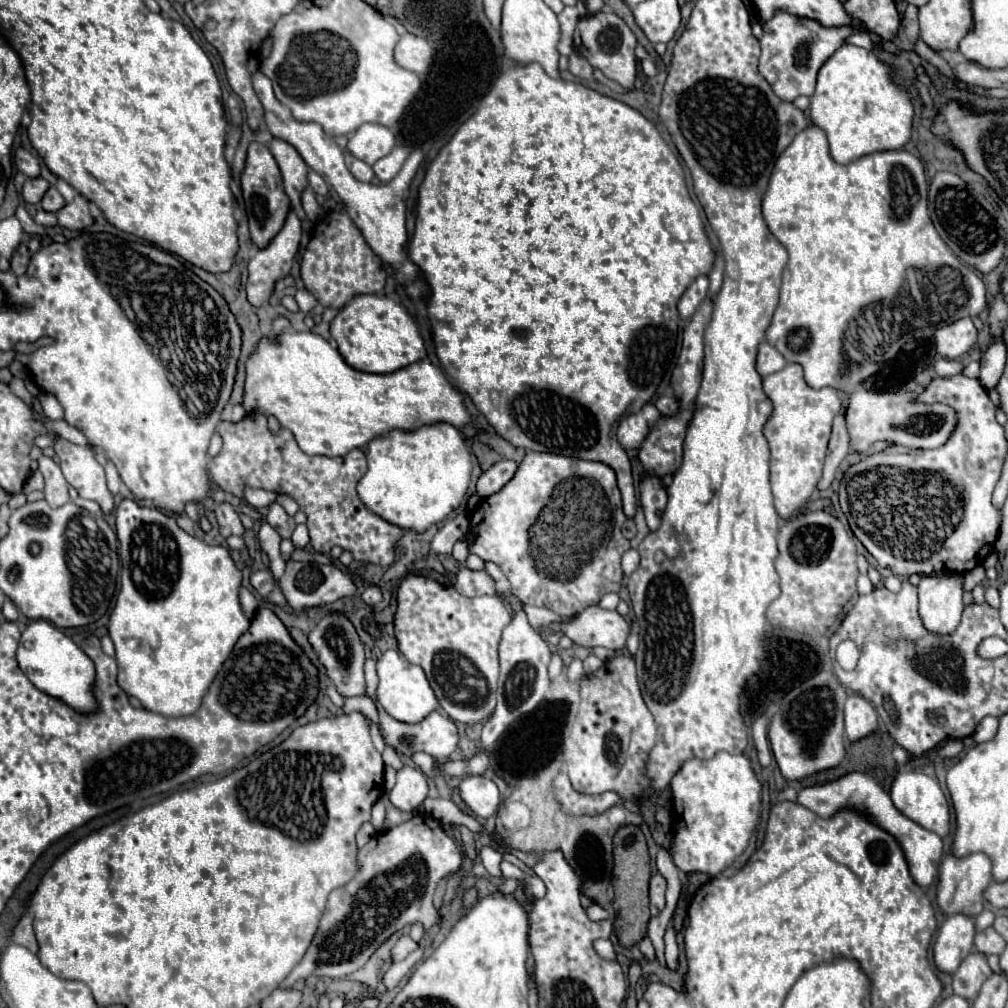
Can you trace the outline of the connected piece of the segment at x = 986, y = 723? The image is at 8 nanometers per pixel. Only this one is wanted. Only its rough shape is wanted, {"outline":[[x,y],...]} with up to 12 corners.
{"outline":[[985,717],[973,733],[975,743],[985,743],[997,733],[997,719]]}

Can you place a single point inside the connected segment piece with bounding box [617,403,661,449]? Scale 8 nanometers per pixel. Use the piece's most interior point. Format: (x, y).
(632, 429)

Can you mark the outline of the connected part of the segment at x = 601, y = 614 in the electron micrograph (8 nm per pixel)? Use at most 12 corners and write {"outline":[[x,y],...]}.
{"outline":[[597,605],[561,623],[583,647],[625,649],[629,623]]}

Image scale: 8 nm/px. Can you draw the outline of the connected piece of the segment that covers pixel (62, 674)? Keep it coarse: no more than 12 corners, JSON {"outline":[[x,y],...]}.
{"outline":[[29,623],[17,663],[39,691],[93,711],[93,661],[55,625]]}

